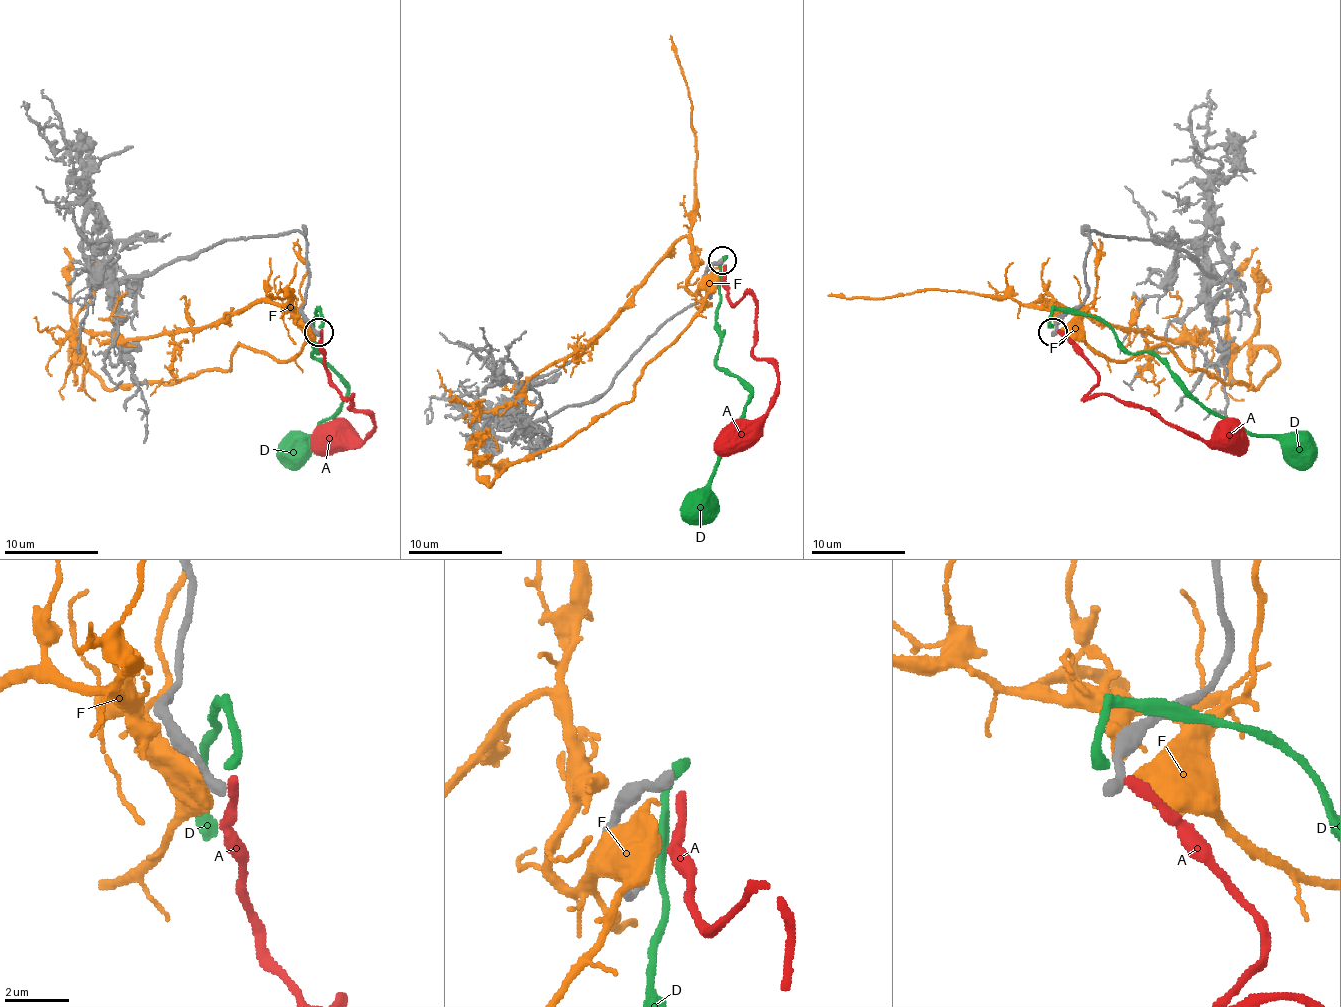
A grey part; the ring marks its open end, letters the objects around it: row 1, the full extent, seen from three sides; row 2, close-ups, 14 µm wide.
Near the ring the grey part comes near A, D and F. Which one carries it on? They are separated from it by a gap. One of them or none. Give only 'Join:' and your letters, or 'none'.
Join: none

